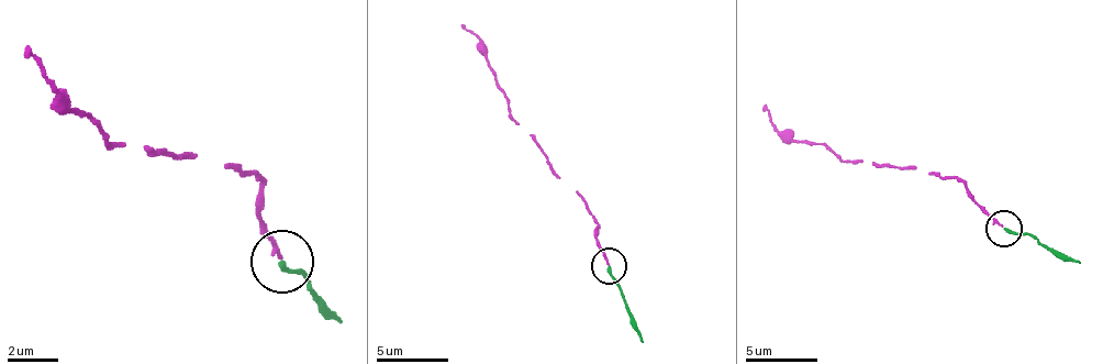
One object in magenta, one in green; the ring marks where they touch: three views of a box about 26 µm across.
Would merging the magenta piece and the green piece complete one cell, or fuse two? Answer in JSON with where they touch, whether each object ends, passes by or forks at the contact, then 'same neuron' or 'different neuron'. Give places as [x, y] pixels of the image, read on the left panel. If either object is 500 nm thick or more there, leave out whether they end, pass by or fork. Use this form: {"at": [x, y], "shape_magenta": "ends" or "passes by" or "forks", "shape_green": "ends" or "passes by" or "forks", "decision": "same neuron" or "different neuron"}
{"at": [281, 262], "shape_magenta": "ends", "shape_green": "ends", "decision": "same neuron"}

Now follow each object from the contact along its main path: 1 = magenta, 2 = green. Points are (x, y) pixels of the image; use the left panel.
1: (280, 260), (255, 173), (199, 153), (111, 147), (86, 116), (67, 109), (23, 46)
2: (280, 260), (305, 273), (343, 322)

